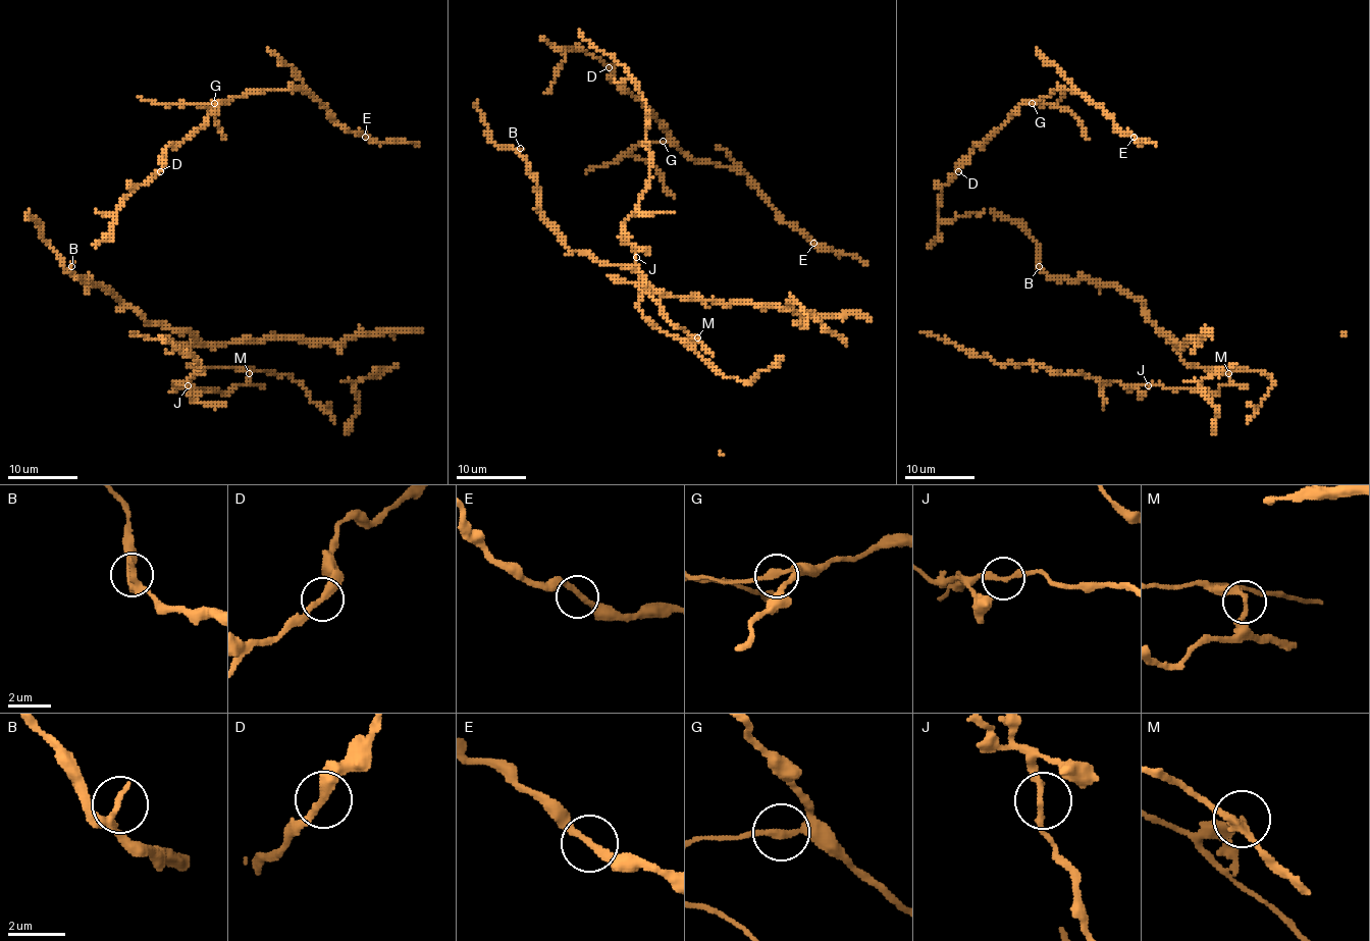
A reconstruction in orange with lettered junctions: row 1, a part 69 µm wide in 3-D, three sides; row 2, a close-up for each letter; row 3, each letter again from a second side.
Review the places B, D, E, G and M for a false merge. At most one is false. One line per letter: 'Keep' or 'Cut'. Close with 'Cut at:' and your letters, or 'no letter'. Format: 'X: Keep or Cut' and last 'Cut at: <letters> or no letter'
B: Keep
D: Keep
E: Keep
G: Keep
M: Cut
Cut at: M

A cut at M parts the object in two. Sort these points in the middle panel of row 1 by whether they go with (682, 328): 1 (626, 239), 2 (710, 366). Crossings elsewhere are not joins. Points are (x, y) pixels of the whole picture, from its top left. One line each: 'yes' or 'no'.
1: yes
2: no

